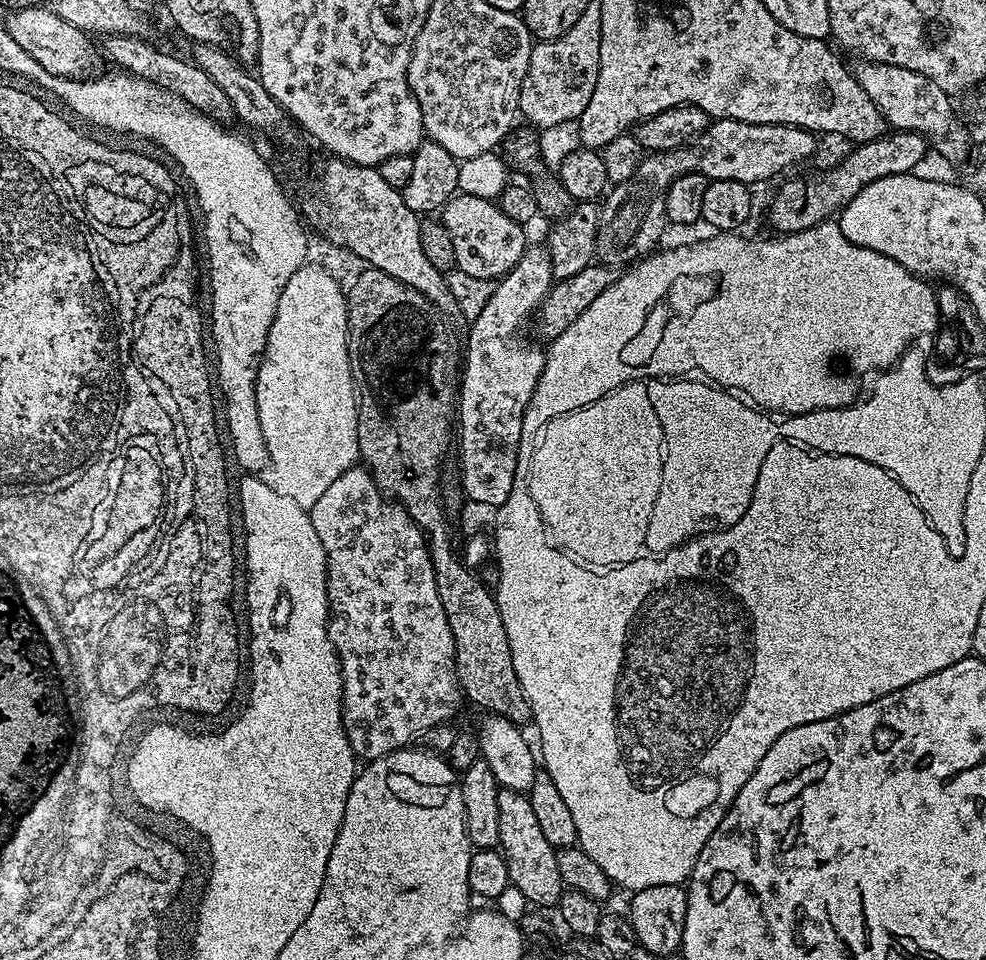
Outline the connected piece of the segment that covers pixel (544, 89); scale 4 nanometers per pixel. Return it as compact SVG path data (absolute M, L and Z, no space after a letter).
M589 2L578 22L574 22L566 34L533 43L530 66L522 78L519 115L523 119L525 116L536 130L556 126L560 122L579 121L598 82L601 46L602 10L596 2Z

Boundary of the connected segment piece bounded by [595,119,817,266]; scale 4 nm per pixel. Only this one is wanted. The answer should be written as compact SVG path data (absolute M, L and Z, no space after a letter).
M713 119L697 140L685 144L683 148L645 155L638 170L634 170L626 182L611 185L599 205L595 259L609 266L628 266L649 255L659 245L656 243L666 229L666 194L673 182L682 178L682 174L701 172L709 182L733 180L756 186L759 180L768 180L786 171L791 164L806 159L815 150L816 140L817 137L805 128L789 124L751 124L741 120Z

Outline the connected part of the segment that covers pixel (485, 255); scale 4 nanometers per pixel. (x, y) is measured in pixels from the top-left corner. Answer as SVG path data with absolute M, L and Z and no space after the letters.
M457 194L444 205L442 219L450 238L454 238L456 268L471 277L497 281L522 258L526 241L525 225L507 216L499 203L471 194Z

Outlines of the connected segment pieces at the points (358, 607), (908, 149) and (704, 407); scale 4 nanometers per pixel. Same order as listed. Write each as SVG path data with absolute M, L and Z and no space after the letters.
M354 466L343 472L330 484L326 494L322 494L322 498L318 498L318 502L314 502L310 515L314 534L318 534L318 539L322 542L322 550L326 554L328 563L328 637L332 645L336 647L336 653L340 659L340 673L344 683L342 705L344 729L357 757L361 761L371 762L379 756L389 756L392 752L407 749L415 741L412 740L415 736L420 736L423 732L438 727L443 720L448 720L455 714L456 707L459 706L460 700L462 701L462 693L460 683L456 681L454 634L450 634L450 622L446 622L446 610L442 606L442 598L438 594L436 575L424 531L410 518L410 514L402 505L385 497L367 467Z
M888 130L883 136L866 140L855 145L856 148L845 160L840 160L836 168L816 172L813 176L796 176L788 180L776 192L772 205L768 208L768 220L780 234L801 232L819 224L831 221L870 182L886 178L890 174L915 173L916 168L930 152L930 144L919 132Z
M700 378L653 379L648 384L648 397L654 406L654 414L658 414L658 422L662 426L662 434L664 435L664 469L662 470L662 482L658 490L658 498L654 502L654 508L690 508L692 514L690 514L690 518L686 518L686 526L682 530L678 530L680 532L678 540L684 540L684 536L688 536L688 532L696 532L696 528L704 528L704 520L716 520L716 516L720 516L720 520L736 520L736 516L740 516L740 512L744 512L744 507L750 506L750 498L754 494L756 474L760 471L760 463L766 458L766 454L771 448L777 447L776 424L772 421L775 419L768 414L756 416L757 409L745 403L739 395L733 394L731 391L719 386L713 386Z

